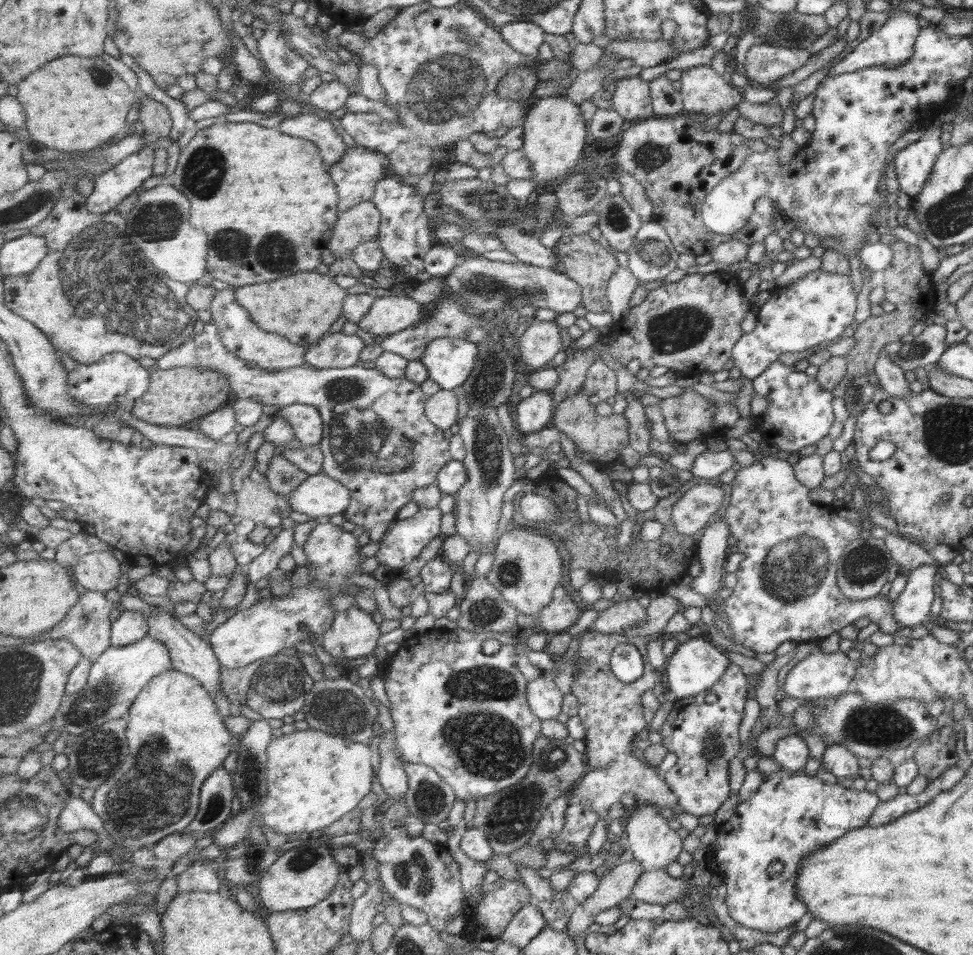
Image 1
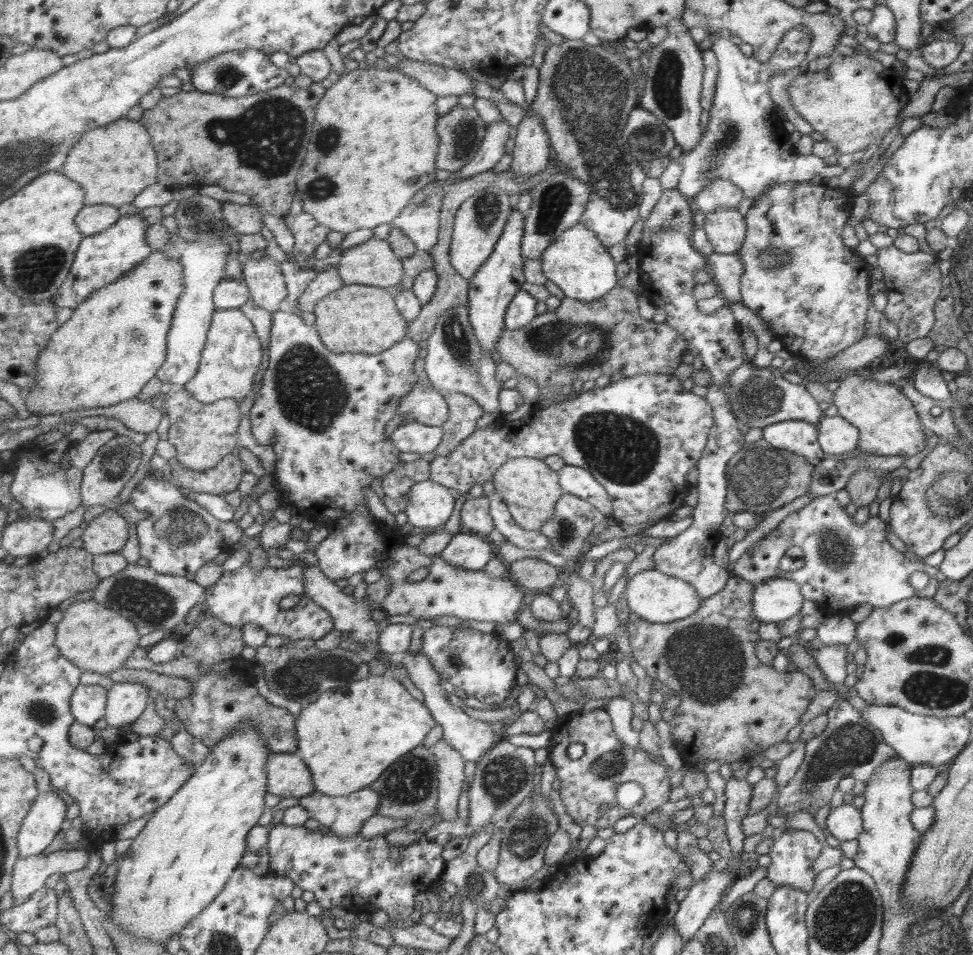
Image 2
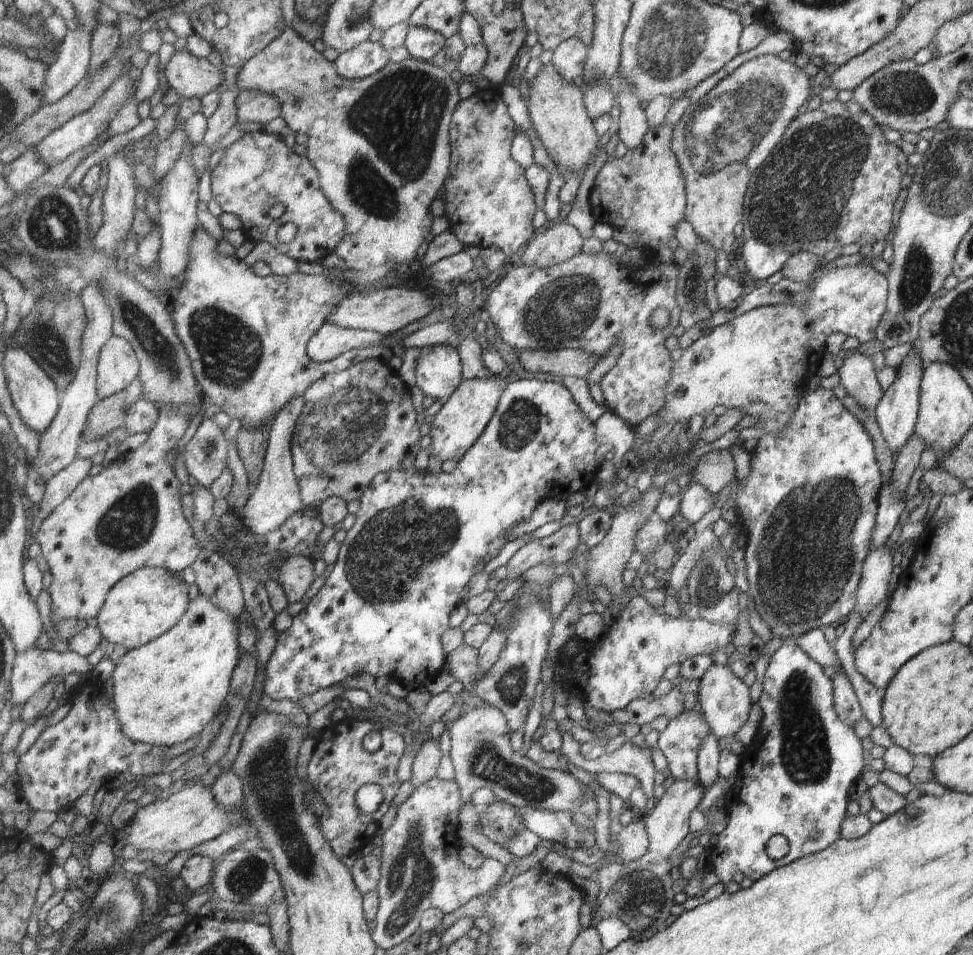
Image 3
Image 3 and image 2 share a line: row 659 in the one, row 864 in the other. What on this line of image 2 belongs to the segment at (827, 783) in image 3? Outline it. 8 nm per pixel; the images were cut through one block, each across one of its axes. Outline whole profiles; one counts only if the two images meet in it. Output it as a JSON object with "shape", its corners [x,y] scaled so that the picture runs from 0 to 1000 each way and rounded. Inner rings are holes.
{"shape":[[[810,868],[804,872],[799,872],[794,877],[789,891],[791,904],[787,907],[786,919],[790,920],[795,928],[809,927],[817,929],[827,936],[835,936],[836,920],[836,899],[842,895],[846,883],[840,881],[834,871],[827,869]]]}

